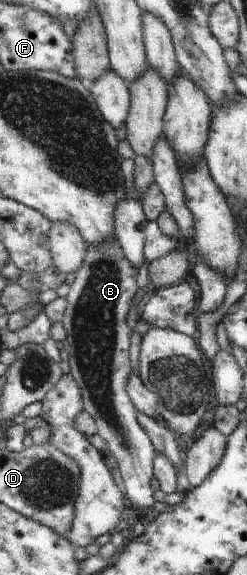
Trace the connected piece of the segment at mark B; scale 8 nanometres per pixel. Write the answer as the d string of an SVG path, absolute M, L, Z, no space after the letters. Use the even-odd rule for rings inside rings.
M117 236L86 246L86 259L66 296L68 305L62 320L71 346L68 362L70 374L80 385L85 411L92 417L110 452L118 463L120 480L126 487L133 509L149 514L155 512L153 477L156 448L137 418L137 408L127 392L131 378L129 340L132 331L127 326L131 302L139 291L135 264L123 252Z

